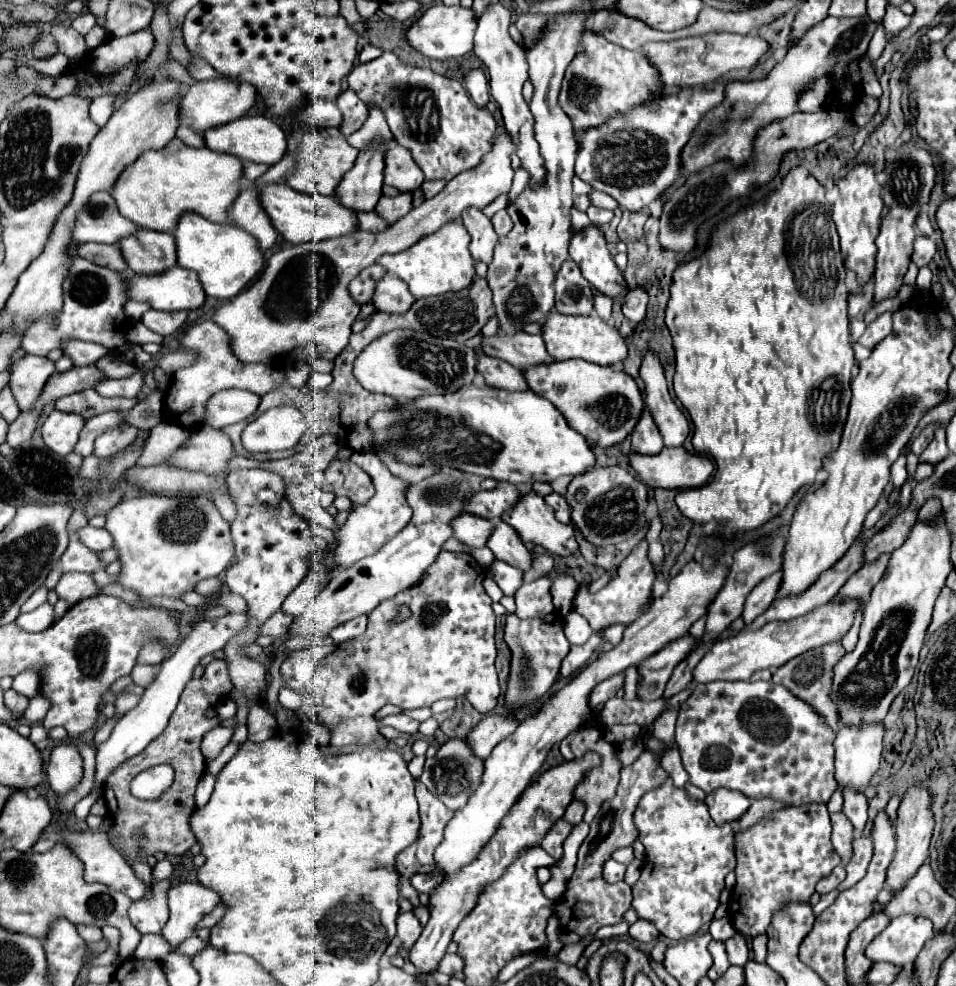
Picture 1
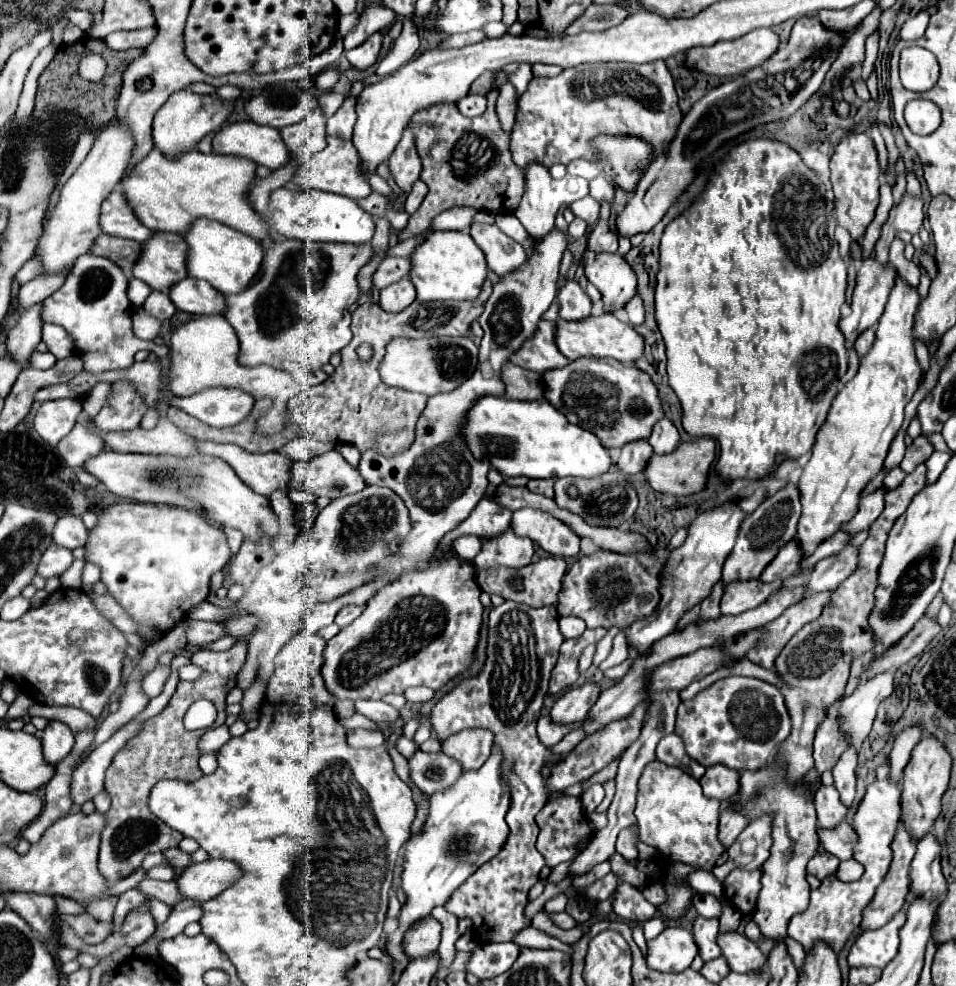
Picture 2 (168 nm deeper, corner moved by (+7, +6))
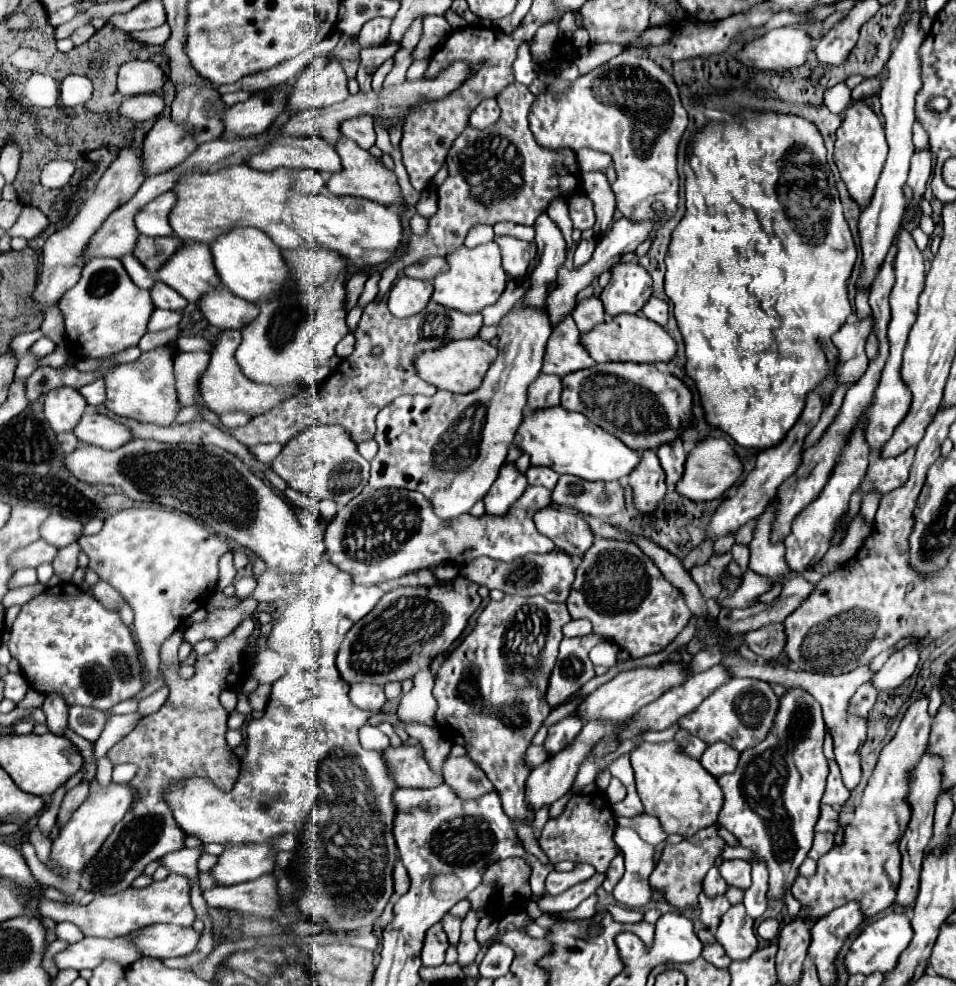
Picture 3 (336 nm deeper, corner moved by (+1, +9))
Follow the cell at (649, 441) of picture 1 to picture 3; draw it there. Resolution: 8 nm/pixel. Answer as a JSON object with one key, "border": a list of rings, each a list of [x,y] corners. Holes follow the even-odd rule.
{"border":[[[653,450],[643,452],[639,466],[629,474],[629,486],[633,488],[633,506],[641,516],[655,514],[659,502],[665,498],[665,474],[659,466],[659,458]]]}

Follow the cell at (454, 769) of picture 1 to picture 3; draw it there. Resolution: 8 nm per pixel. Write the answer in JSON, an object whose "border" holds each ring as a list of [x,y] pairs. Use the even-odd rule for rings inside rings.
{"border":[[[387,746],[383,758],[391,766],[391,776],[399,788],[435,788],[443,784],[443,778],[431,772],[425,762],[421,746]]]}

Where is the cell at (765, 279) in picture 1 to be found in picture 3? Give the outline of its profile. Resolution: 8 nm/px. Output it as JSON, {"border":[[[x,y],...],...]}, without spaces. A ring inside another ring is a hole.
{"border":[[[739,112],[739,122],[709,122],[701,130],[691,134],[691,142],[687,144],[685,156],[685,196],[687,196],[687,212],[685,218],[677,224],[671,236],[669,252],[665,258],[667,274],[665,274],[665,294],[673,302],[673,312],[681,334],[685,338],[685,354],[687,354],[687,374],[695,380],[697,390],[701,392],[703,406],[707,412],[707,422],[711,426],[727,432],[737,444],[747,448],[769,448],[785,438],[789,428],[797,422],[805,398],[817,386],[831,384],[829,370],[837,360],[837,348],[831,340],[835,332],[845,324],[847,316],[853,312],[847,298],[847,280],[851,276],[853,264],[857,260],[857,248],[851,236],[851,230],[843,218],[843,208],[839,202],[839,192],[835,188],[833,172],[825,158],[825,144],[819,128],[797,116],[783,112]]]}

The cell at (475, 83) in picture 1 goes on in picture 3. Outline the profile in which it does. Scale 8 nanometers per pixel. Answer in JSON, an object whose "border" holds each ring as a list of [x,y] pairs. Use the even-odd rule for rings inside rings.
{"border":[[[487,98],[471,114],[471,126],[479,128],[479,130],[485,130],[487,126],[493,126],[499,120],[499,114],[501,114],[501,110],[497,106],[497,100],[495,98]]]}

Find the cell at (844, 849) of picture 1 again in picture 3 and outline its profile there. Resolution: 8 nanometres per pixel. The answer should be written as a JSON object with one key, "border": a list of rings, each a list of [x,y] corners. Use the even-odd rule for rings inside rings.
{"border":[[[829,760],[829,776],[827,776],[827,786],[825,786],[825,794],[821,802],[829,806],[839,806],[839,804],[845,804],[847,798],[849,798],[849,790],[841,782],[839,766],[835,760]]]}

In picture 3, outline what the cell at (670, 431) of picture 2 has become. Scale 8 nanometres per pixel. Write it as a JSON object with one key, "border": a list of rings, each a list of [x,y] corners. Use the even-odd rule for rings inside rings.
{"border":[[[677,438],[673,444],[669,446],[661,446],[657,450],[657,458],[661,462],[661,468],[665,470],[665,476],[667,476],[667,486],[675,486],[679,482],[679,478],[683,476],[683,466],[685,466],[685,452],[683,452],[683,444],[681,440]]]}

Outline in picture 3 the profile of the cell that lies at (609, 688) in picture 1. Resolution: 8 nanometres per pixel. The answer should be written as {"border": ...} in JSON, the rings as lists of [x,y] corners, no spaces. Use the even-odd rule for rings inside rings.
{"border":[[[573,714],[567,716],[567,718],[563,718],[561,722],[553,724],[553,726],[549,728],[549,734],[547,734],[545,744],[543,744],[543,748],[545,748],[547,754],[549,754],[549,758],[555,756],[559,750],[567,748],[567,746],[575,740],[575,736],[581,732],[581,728],[583,728],[581,718],[577,718],[577,716],[573,716]]]}

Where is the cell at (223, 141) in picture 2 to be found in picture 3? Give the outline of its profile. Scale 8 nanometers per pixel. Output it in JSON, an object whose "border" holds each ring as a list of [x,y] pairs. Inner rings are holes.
{"border":[[[279,138],[263,152],[253,154],[247,160],[247,166],[263,172],[271,172],[277,168],[307,168],[327,174],[335,174],[343,168],[335,148],[329,146],[325,140],[313,138]]]}

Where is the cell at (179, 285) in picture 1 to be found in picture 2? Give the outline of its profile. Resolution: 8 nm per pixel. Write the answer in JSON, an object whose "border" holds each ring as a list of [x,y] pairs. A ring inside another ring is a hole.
{"border":[[[185,277],[173,283],[169,289],[169,299],[177,309],[197,315],[217,315],[225,309],[223,295],[209,287],[207,281],[197,281],[193,277]]]}

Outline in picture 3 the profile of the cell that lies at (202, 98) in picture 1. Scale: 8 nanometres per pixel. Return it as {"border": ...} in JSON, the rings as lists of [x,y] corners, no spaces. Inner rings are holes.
{"border":[[[159,118],[143,142],[143,170],[147,176],[163,174],[183,162],[197,144],[191,140],[187,126],[177,126],[171,118]]]}

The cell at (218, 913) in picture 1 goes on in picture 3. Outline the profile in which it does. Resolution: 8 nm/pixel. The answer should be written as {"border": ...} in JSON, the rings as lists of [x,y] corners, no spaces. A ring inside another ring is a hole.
{"border":[[[83,938],[81,942],[71,944],[67,950],[55,954],[53,962],[59,970],[67,970],[67,968],[93,970],[103,960],[113,960],[113,962],[119,962],[123,968],[127,968],[131,962],[139,960],[139,956],[141,954],[135,952],[135,948],[129,944],[127,938],[115,938],[115,940]]]}

